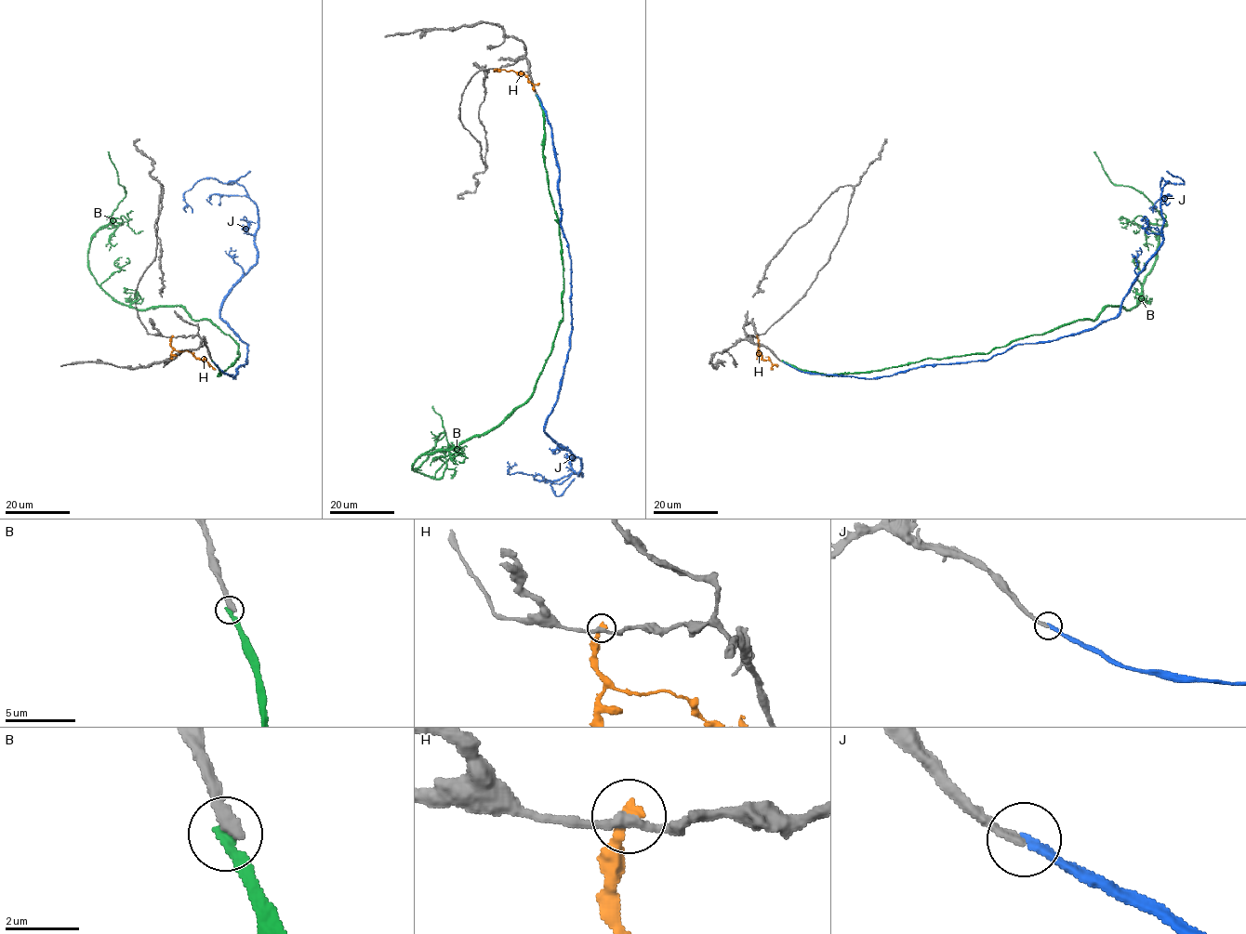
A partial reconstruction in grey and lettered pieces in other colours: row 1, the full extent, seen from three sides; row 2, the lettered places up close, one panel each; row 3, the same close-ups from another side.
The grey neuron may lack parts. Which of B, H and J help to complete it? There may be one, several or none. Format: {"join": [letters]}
{"join": ["J"]}

